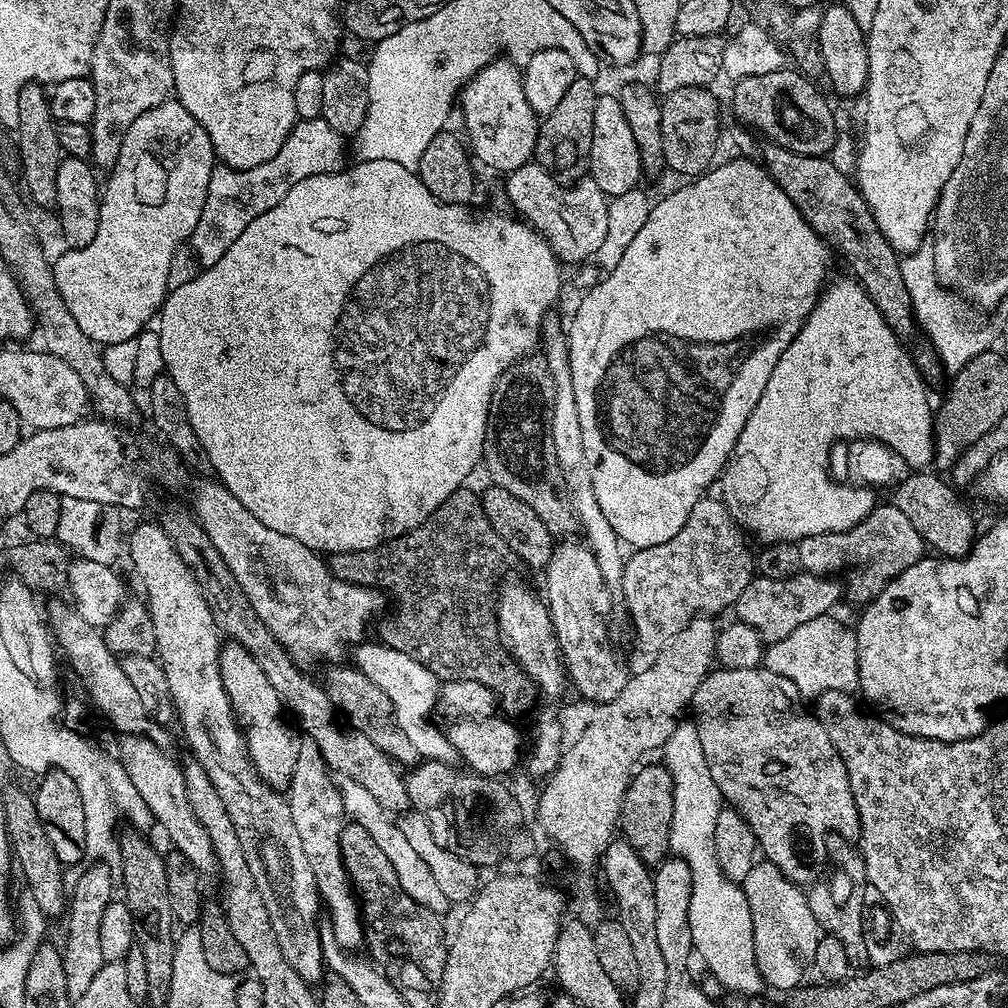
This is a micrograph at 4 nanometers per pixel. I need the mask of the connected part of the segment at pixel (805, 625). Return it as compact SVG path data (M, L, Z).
M829 614L802 622L794 634L782 638L765 651L763 667L774 674L782 674L782 678L790 678L804 698L815 698L830 691L855 693L860 687L856 634L849 625L847 628L834 617Z

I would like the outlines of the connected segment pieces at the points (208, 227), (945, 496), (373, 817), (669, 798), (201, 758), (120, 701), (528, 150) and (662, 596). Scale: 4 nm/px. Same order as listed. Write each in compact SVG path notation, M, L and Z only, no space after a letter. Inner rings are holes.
M297 119L286 142L282 142L282 150L278 150L278 154L274 154L274 158L270 158L270 162L262 162L262 166L250 166L246 170L223 166L213 168L210 186L206 190L206 202L202 206L202 218L198 218L198 226L194 226L192 231L190 247L192 247L193 253L188 246L181 246L178 250L174 250L174 259L170 262L169 289L184 288L186 282L194 279L196 273L201 269L214 266L214 262L218 262L218 258L222 258L222 254L226 254L226 250L230 250L230 246L234 246L234 242L238 242L242 230L246 230L246 226L250 222L254 222L254 218L258 218L258 214L266 214L266 210L270 210L270 206L278 206L278 202L282 202L282 198L286 198L290 186L302 182L302 178L310 178L314 174L341 171L346 164L344 144L346 144L345 137L337 134L324 119Z
M916 470L890 492L890 502L898 506L898 510L910 518L910 522L914 522L924 537L925 545L932 547L933 544L940 551L937 553L944 558L967 556L978 536L976 524L972 521L967 506L956 501L955 491L957 489L943 475L932 470Z
M341 779L338 787L345 817L351 823L362 826L377 843L382 854L386 854L386 858L390 858L390 866L394 866L394 874L398 874L398 886L402 886L402 890L406 890L406 894L410 894L410 898L414 898L414 902L418 902L418 906L426 906L426 910L444 914L444 911L450 908L446 894L442 894L438 882L434 879L434 874L430 871L430 866L426 866L426 862L410 847L406 834L402 834L399 823L393 818L393 815L388 813L380 802L375 801L375 797L368 793L367 789L363 789L353 779Z
M648 768L644 772L646 779L656 780L653 784L639 784L639 782L629 784L620 807L618 821L619 835L630 846L634 846L634 854L638 854L638 858L642 858L642 862L649 866L660 865L670 856L670 830L674 818L672 780L667 771L657 768Z
M159 523L140 524L132 533L129 531L126 536L126 556L132 559L132 568L136 571L137 578L144 580L143 595L146 597L156 635L155 655L158 657L160 669L166 674L166 682L170 682L176 720L184 731L184 740L188 743L189 750L192 751L191 759L199 762L202 770L210 774L210 782L214 782L214 790L218 790L222 806L226 806L226 814L230 814L230 822L234 822L238 842L242 842L242 850L246 854L246 866L250 866L250 874L254 874L254 886L258 894L262 894L262 902L266 902L266 914L270 914L270 926L274 926L274 938L278 938L282 958L290 962L290 966L306 983L315 985L326 976L319 940L320 924L318 919L316 920L316 915L319 912L321 915L322 912L320 891L316 888L314 870L310 870L310 862L306 862L302 838L298 838L298 830L294 830L294 814L290 814L287 799L257 774L256 765L248 756L248 746L243 731L238 727L237 714L226 694L226 686L222 686L222 633L216 627L214 614L210 606L206 606L206 598L202 598L202 590L190 566L182 562L182 554L174 550L174 542L166 538L166 530L162 530Z
M54 602L49 608L47 605L46 618L59 651L63 655L66 654L69 669L75 671L83 681L91 705L95 709L97 707L119 733L144 737L159 748L169 749L172 742L168 732L170 730L145 714L145 707L139 701L135 687L131 685L130 678L122 670L117 655L109 649L107 639L102 638L103 633L88 622L84 622L71 605L66 602L65 604Z
M497 58L474 73L458 96L458 112L459 108L464 115L471 155L477 161L480 159L486 167L507 174L533 159L540 126L536 112L526 102L521 69L513 61Z
M705 498L694 502L694 510L690 510L690 518L686 518L686 522L682 526L682 530L678 530L678 534L674 534L674 538L670 538L670 542L662 542L658 546L650 546L649 548L637 548L625 559L624 573L622 574L621 584L618 592L624 595L624 604L628 607L628 616L632 619L632 628L636 631L636 640L644 648L649 648L649 653L655 654L660 651L662 646L666 646L666 642L670 642L670 638L674 638L674 634L678 634L684 627L688 625L696 616L711 617L712 612L720 612L723 608L731 609L738 597L742 594L742 590L746 590L746 586L754 578L754 556L748 553L749 541L746 539L745 533L742 531L736 519L732 517L726 510L724 501L719 498Z

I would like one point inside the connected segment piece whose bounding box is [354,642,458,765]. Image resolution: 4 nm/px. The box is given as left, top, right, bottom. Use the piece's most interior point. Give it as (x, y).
(413, 690)

